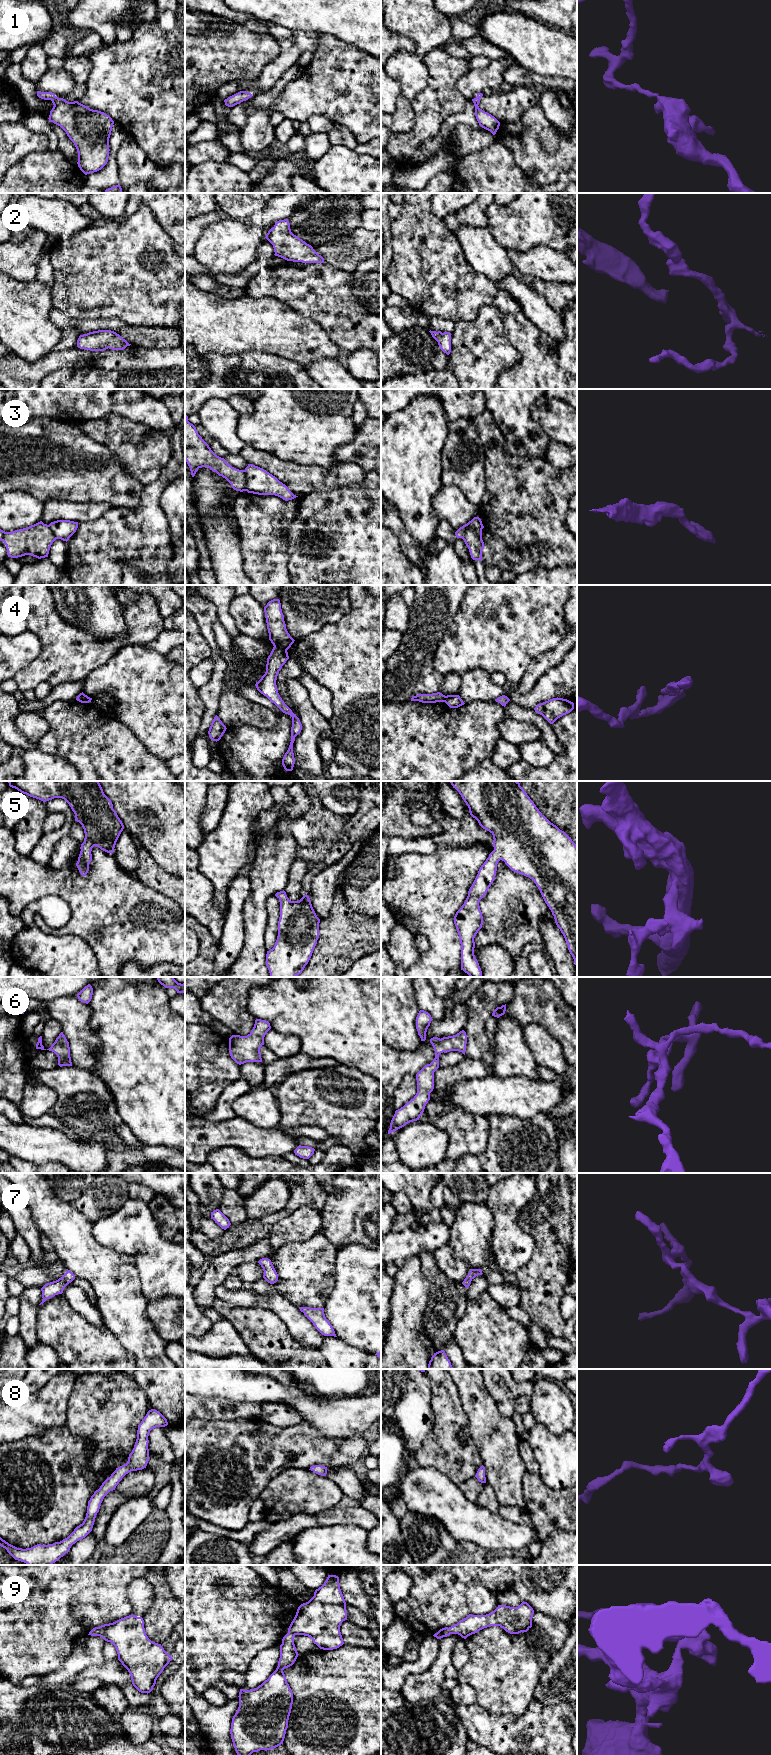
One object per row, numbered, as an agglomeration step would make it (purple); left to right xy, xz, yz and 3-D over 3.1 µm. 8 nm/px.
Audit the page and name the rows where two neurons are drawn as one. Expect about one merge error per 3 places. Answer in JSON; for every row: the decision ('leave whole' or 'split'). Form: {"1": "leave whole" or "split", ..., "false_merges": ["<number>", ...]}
{"1": "leave whole", "2": "leave whole", "3": "split", "4": "leave whole", "5": "leave whole", "6": "leave whole", "7": "leave whole", "8": "leave whole", "9": "leave whole", "false_merges": ["3"]}

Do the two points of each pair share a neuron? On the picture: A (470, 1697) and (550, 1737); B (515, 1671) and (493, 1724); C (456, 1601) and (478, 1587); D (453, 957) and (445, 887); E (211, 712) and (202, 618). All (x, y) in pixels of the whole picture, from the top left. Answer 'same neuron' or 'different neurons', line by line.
A: different neurons
B: different neurons
C: different neurons
D: same neuron
E: same neuron

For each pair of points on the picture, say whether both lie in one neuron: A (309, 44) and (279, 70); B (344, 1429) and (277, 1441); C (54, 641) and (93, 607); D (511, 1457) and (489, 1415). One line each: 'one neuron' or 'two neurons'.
A: one neuron
B: two neurons
C: two neurons
D: one neuron

